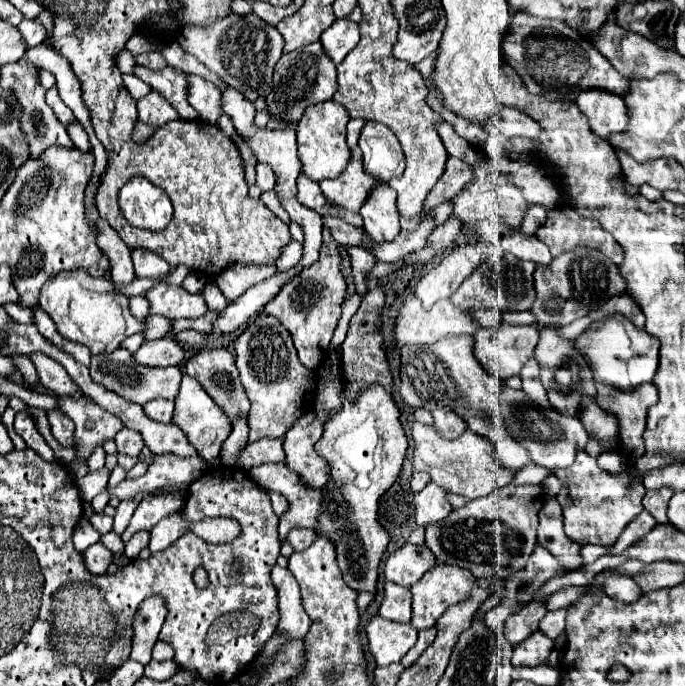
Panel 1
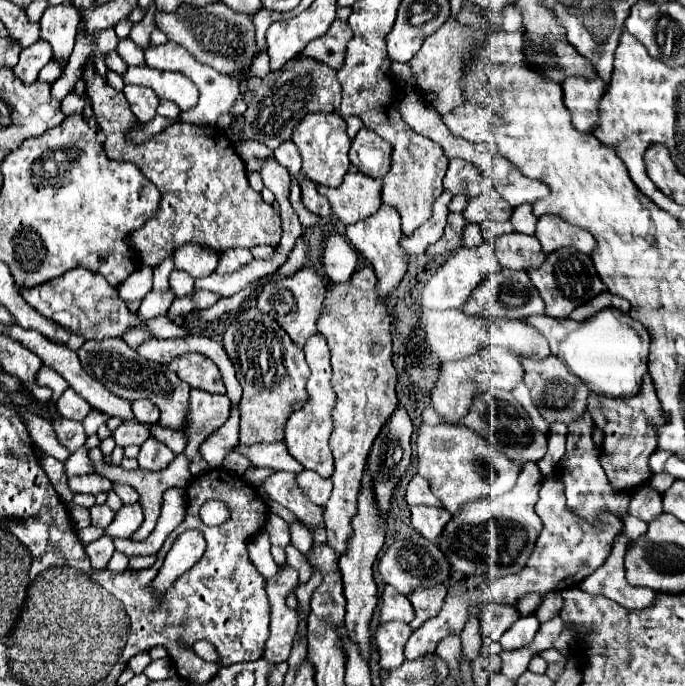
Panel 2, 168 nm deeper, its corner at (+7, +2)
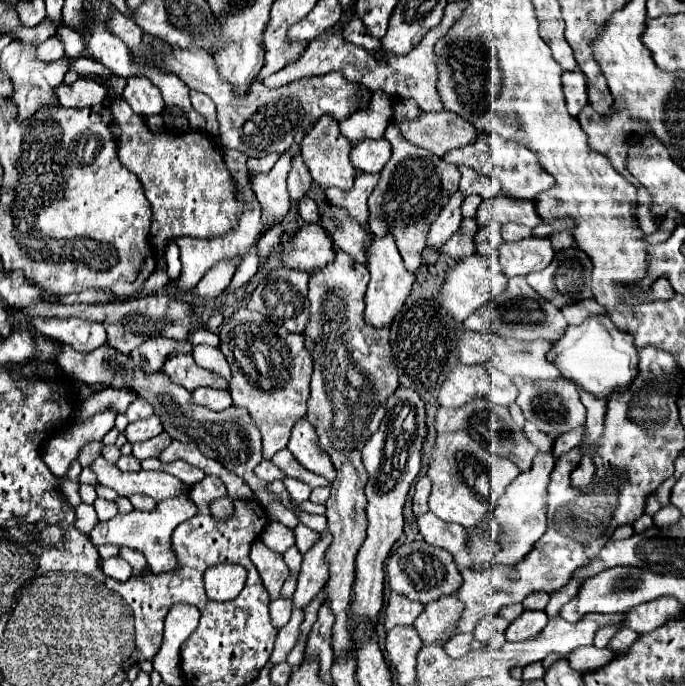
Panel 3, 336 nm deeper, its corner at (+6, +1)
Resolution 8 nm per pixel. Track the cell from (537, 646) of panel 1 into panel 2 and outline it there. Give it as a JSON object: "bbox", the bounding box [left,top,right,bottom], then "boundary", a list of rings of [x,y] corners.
{"bbox":[499,616,539,650],"boundary":[[[525,616],[525,618],[519,618],[519,622],[515,622],[515,626],[511,626],[511,630],[507,630],[507,634],[503,634],[503,638],[499,642],[501,642],[503,650],[517,650],[517,648],[531,644],[537,630],[539,630],[537,618]]]}

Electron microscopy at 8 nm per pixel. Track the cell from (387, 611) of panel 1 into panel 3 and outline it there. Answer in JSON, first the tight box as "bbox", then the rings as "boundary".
{"bbox":[384,593,424,631],"boundary":[[[392,593],[388,607],[386,607],[384,625],[388,631],[398,627],[398,625],[412,625],[422,611],[424,611],[422,603],[416,603],[416,601],[410,601],[398,593]]]}

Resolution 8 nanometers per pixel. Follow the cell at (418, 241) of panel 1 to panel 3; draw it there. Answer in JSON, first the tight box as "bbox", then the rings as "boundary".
{"bbox":[428,193,464,247],"boundary":[[[462,193],[452,195],[452,199],[442,209],[442,213],[438,215],[438,219],[432,223],[430,233],[428,233],[428,245],[430,247],[444,245],[460,229],[460,223],[462,223],[460,205],[462,205],[462,201],[464,201],[464,195]]]}

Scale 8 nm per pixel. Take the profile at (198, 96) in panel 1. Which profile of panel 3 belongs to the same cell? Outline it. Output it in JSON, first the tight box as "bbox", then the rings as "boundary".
{"bbox":[72,57,110,75],"boundary":[[[78,57],[76,61],[72,61],[72,67],[74,71],[82,73],[82,75],[88,75],[88,73],[100,73],[100,75],[110,75],[110,71],[104,71],[104,67],[100,67],[100,63],[92,63],[92,59],[86,59],[86,57]]]}

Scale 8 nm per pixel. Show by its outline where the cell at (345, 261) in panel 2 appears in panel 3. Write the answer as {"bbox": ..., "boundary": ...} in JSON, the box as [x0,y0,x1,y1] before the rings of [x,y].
{"bbox":[282,225,334,273],"boundary":[[[302,225],[282,247],[282,265],[312,273],[334,259],[332,239],[318,225]]]}

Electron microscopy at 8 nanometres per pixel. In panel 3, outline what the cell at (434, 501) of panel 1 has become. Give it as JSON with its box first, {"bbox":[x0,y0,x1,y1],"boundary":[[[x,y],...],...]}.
{"bbox":[418,511,472,569],"boundary":[[[430,511],[418,517],[418,527],[420,527],[420,535],[424,537],[424,541],[434,547],[446,549],[454,557],[460,569],[472,567],[472,557],[468,551],[468,533],[464,527],[456,523],[454,525],[444,523]]]}

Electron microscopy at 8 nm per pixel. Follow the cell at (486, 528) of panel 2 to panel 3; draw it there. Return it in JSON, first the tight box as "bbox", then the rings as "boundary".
{"bbox":[488,453,556,563],"boundary":[[[538,453],[534,457],[532,469],[522,473],[522,477],[516,477],[512,485],[508,485],[506,493],[502,495],[500,503],[496,505],[496,511],[492,511],[492,519],[488,521],[488,529],[498,529],[498,537],[504,537],[502,541],[508,543],[508,547],[518,545],[518,549],[512,549],[512,563],[518,559],[524,559],[534,543],[546,533],[546,509],[548,509],[548,499],[546,499],[546,489],[550,483],[550,473],[554,469],[556,457],[552,453]]]}

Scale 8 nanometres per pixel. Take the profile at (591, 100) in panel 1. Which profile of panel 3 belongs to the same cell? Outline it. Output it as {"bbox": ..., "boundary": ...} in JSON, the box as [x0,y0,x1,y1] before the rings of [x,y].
{"bbox":[562,69,588,117],"boundary":[[[578,69],[576,71],[564,71],[562,73],[562,91],[564,91],[568,113],[572,117],[576,117],[588,105],[584,75]]]}

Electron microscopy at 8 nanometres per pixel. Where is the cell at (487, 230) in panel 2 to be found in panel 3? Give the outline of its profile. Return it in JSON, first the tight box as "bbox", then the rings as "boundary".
{"bbox":[502,223,532,241],"boundary":[[[506,223],[502,225],[502,239],[504,241],[520,241],[524,237],[532,237],[532,229],[524,227],[524,225],[516,225],[516,223]]]}

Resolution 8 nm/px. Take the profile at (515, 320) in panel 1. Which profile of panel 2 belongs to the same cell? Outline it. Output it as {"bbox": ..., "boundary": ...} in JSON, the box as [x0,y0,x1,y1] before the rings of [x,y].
{"bbox":[523,308,651,398],"boundary":[[[605,308],[583,322],[575,322],[571,318],[557,320],[549,316],[527,316],[523,322],[537,328],[549,340],[551,354],[561,356],[569,370],[587,382],[593,392],[613,398],[629,398],[641,390],[641,378],[647,374],[651,338],[647,328],[629,314]]]}

